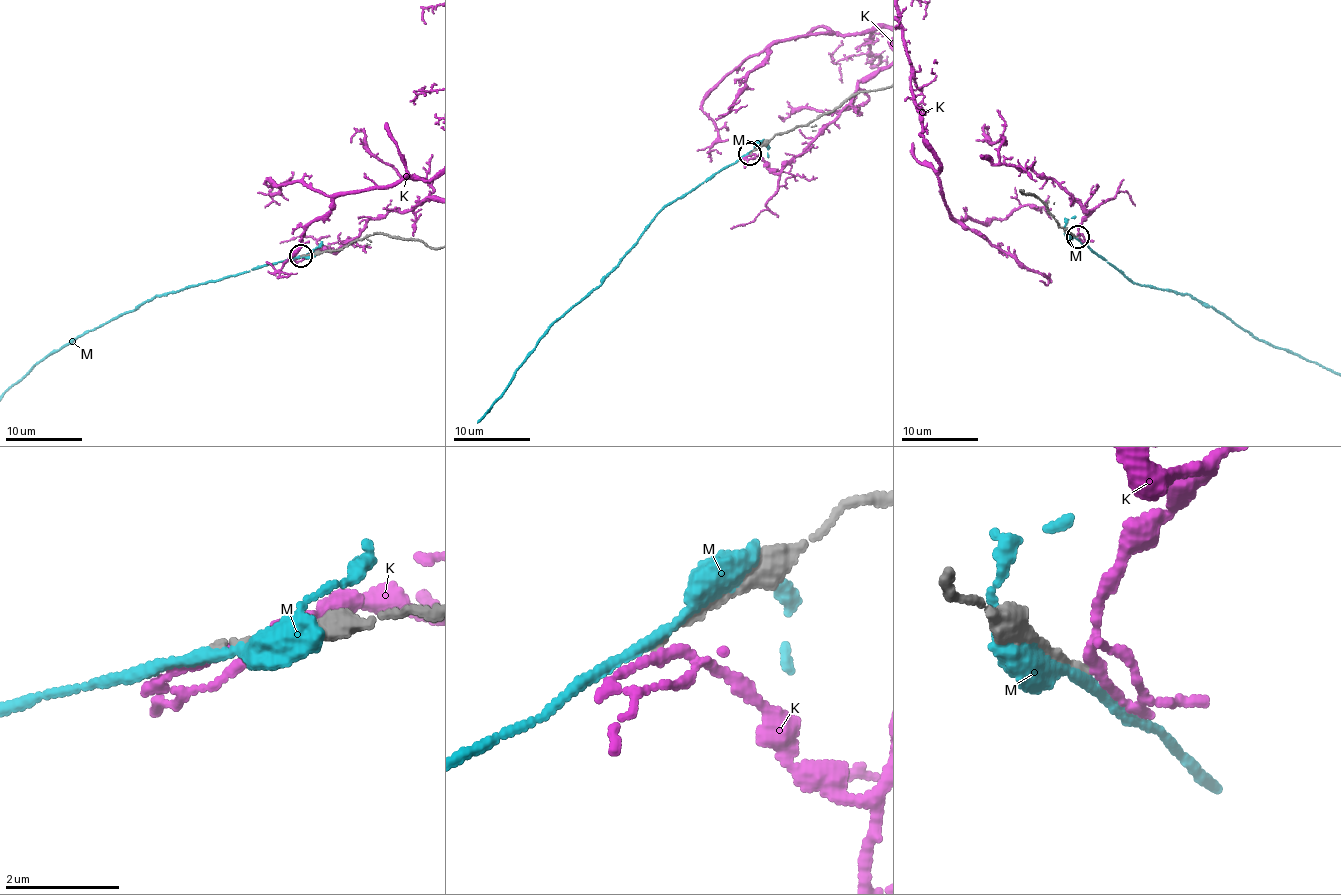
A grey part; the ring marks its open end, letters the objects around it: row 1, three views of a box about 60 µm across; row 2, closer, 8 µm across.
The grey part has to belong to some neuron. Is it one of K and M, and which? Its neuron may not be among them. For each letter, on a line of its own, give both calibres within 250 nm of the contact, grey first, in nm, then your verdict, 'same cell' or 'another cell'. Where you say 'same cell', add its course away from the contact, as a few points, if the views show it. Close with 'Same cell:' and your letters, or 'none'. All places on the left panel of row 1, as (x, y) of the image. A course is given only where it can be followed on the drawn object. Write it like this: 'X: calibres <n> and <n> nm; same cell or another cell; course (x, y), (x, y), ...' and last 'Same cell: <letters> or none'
K: calibres 130 and 110 nm; another cell
M: calibres 240 and 480 nm; another cell
Same cell: none

